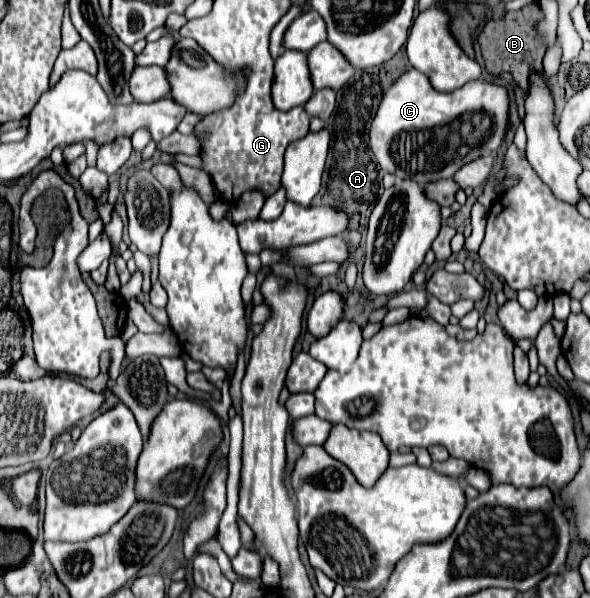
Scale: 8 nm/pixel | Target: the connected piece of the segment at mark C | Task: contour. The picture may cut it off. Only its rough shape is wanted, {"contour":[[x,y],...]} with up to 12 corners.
{"contour":[[412,68],[370,128],[402,180],[454,178],[510,128],[510,92],[438,92]]}

